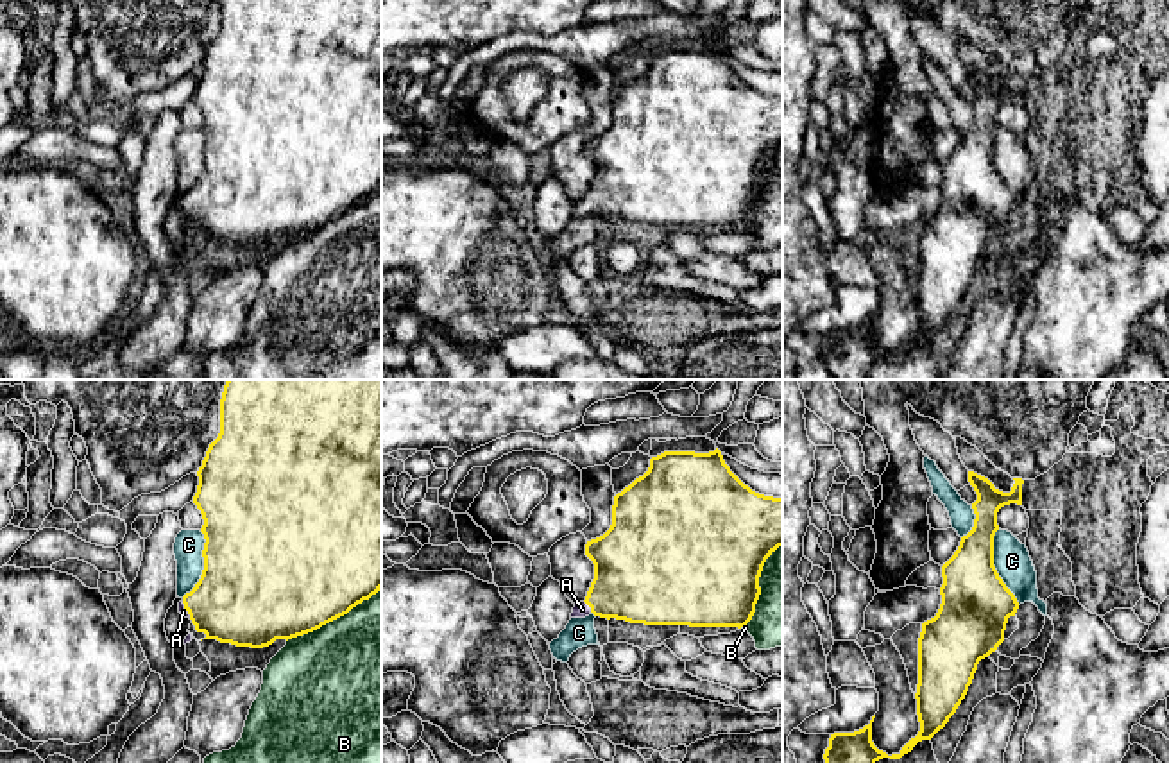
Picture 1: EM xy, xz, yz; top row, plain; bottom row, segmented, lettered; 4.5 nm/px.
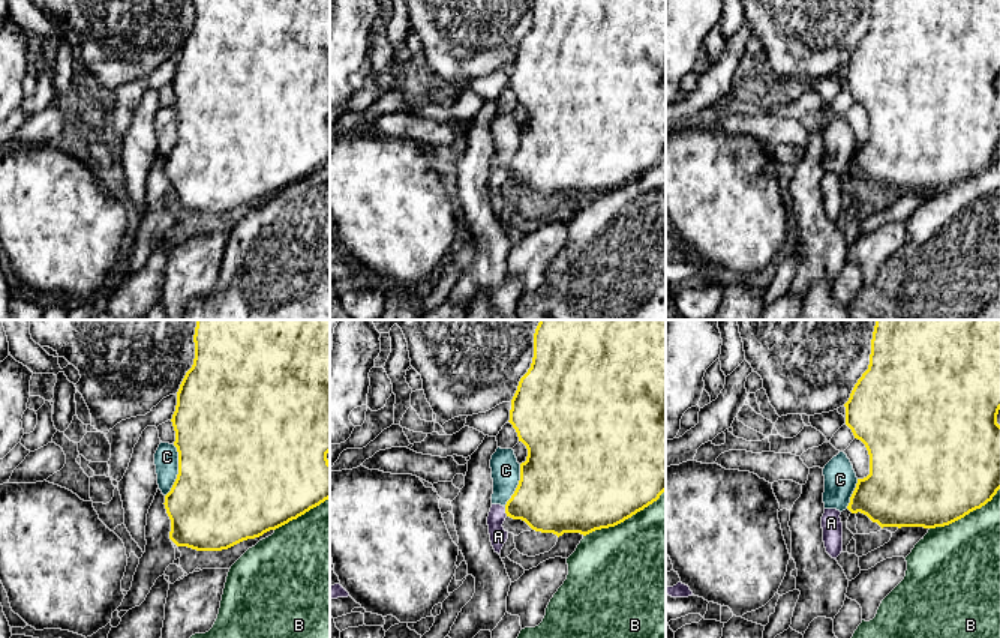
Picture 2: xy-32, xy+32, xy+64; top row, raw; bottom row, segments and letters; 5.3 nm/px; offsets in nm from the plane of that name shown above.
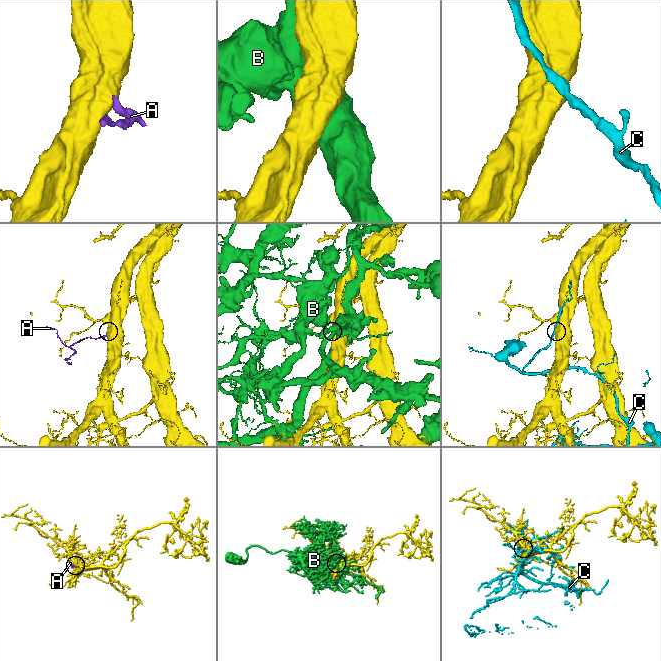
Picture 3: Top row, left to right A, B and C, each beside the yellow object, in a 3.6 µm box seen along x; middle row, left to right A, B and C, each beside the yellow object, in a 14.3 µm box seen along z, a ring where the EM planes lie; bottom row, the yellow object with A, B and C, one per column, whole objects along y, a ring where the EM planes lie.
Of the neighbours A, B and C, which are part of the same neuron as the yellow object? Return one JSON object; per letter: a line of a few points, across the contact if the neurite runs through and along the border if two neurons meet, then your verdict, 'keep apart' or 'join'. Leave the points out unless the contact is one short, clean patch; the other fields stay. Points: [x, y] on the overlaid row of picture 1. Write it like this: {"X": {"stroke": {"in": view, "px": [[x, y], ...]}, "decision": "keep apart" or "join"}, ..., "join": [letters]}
{"A": {"stroke": {"in": "xz", "px": [[636, 579], [627, 588], [588, 604], [582, 609]]}, "decision": "join"}, "B": {"decision": "keep apart"}, "C": {"decision": "keep apart"}, "join": ["A"]}

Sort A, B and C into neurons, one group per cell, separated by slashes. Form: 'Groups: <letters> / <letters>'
Groups: A / B / C

